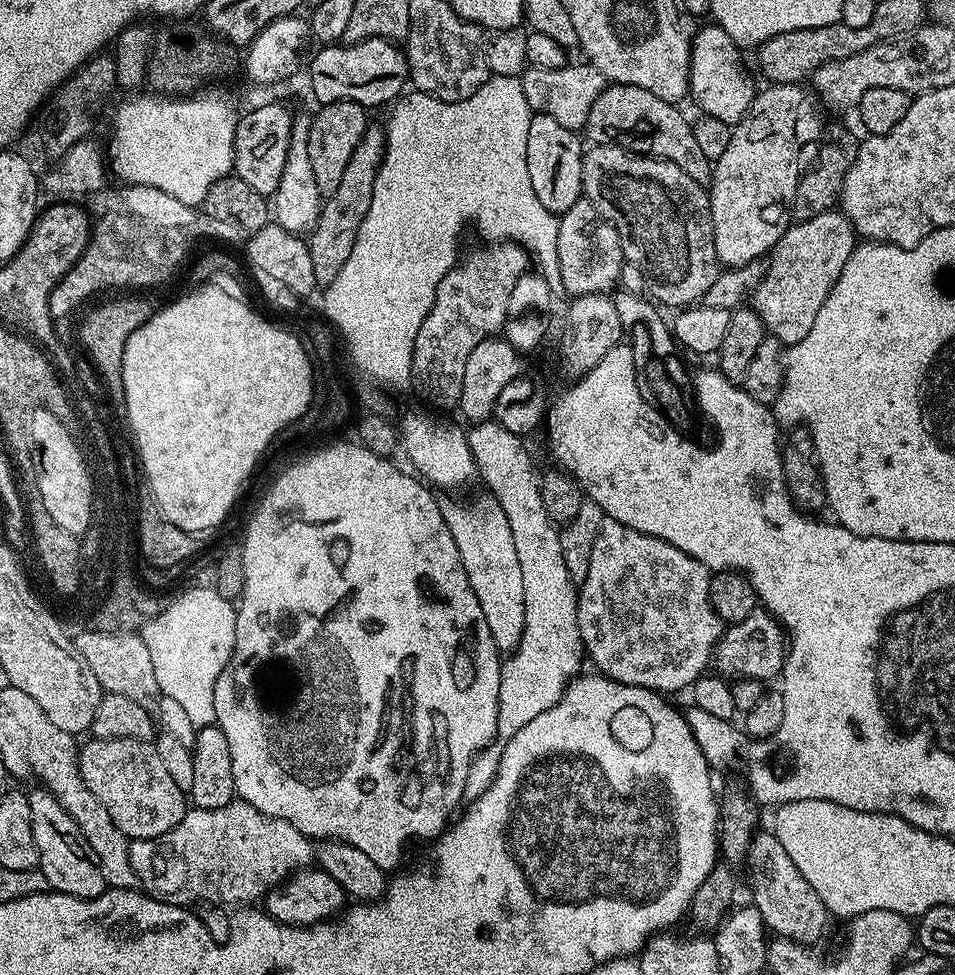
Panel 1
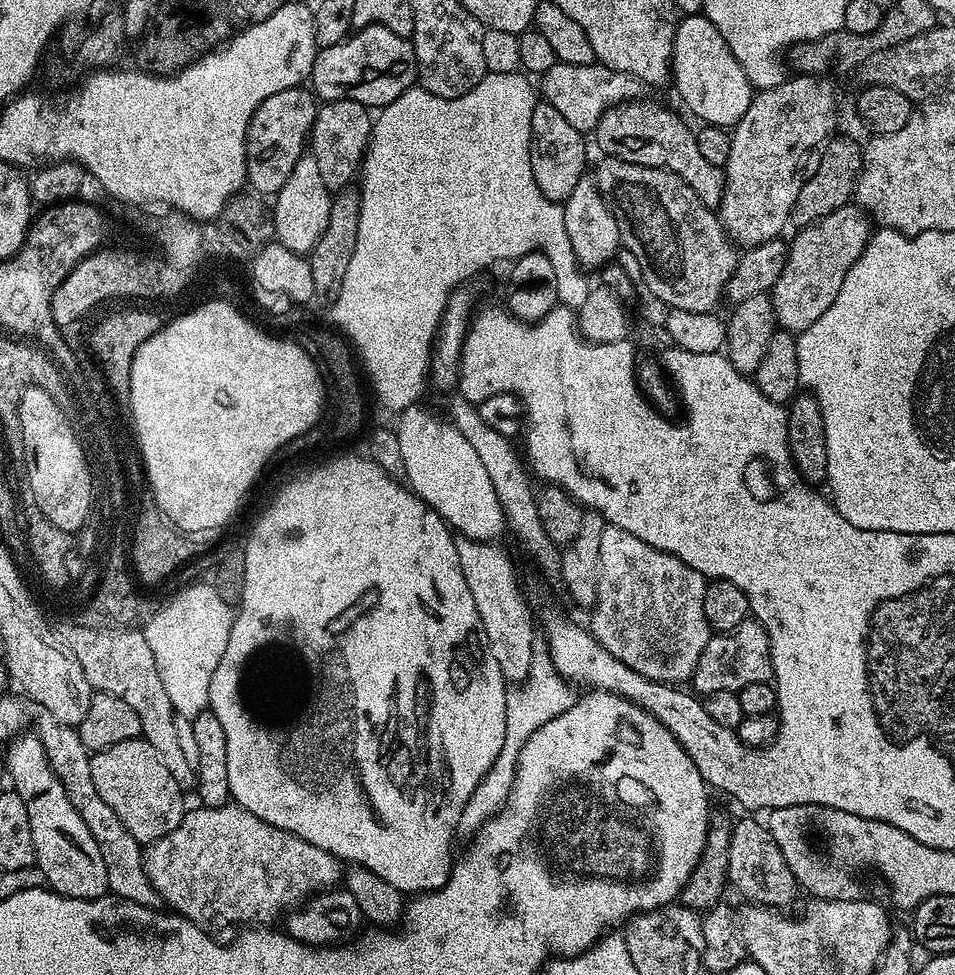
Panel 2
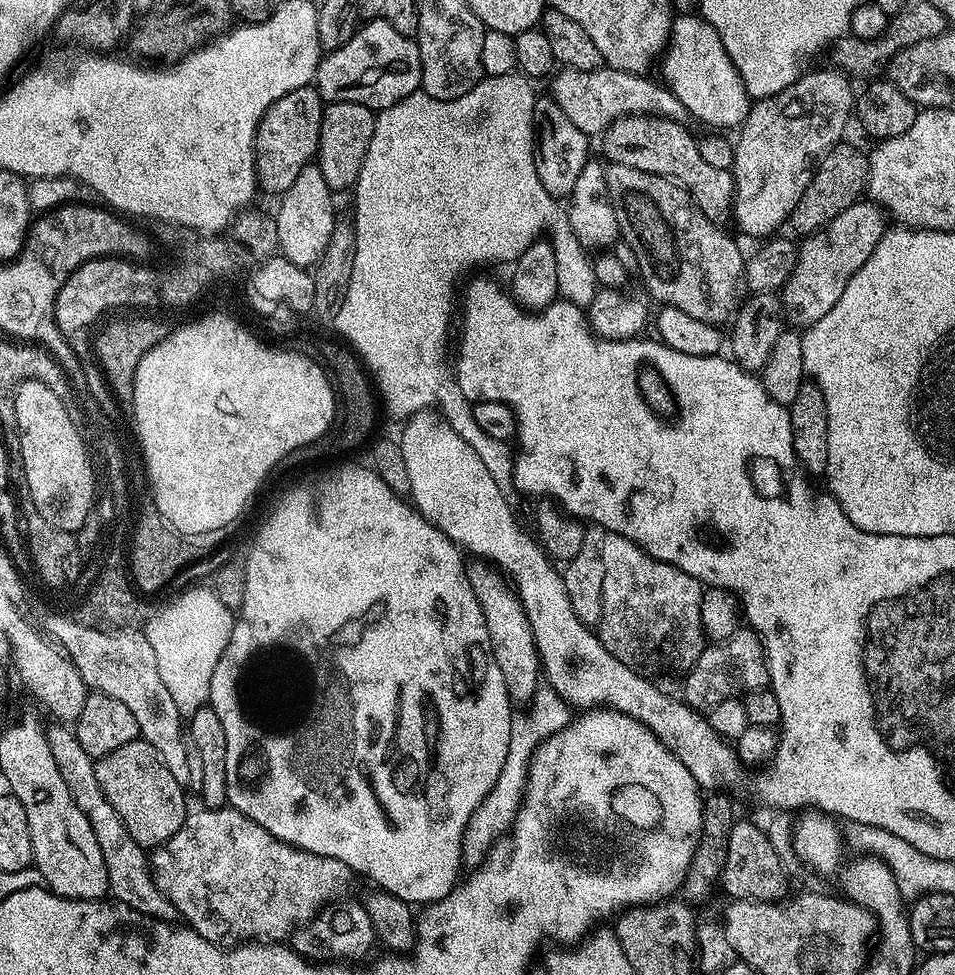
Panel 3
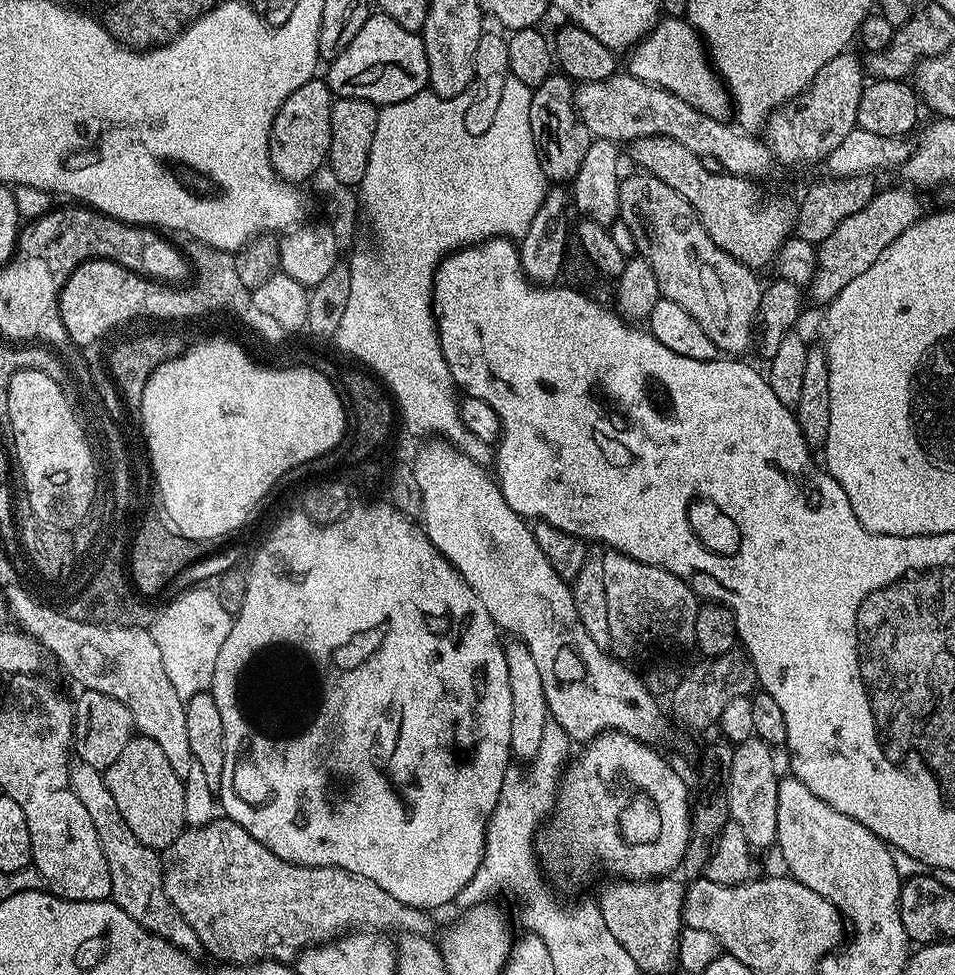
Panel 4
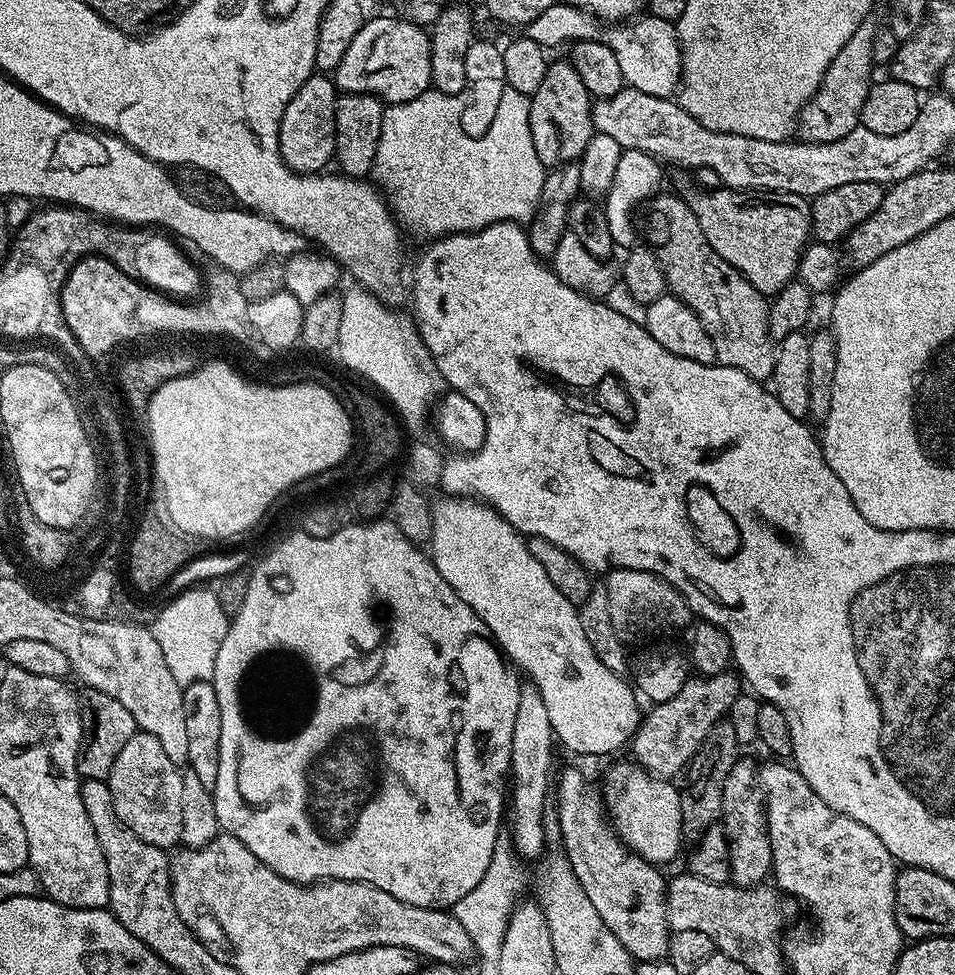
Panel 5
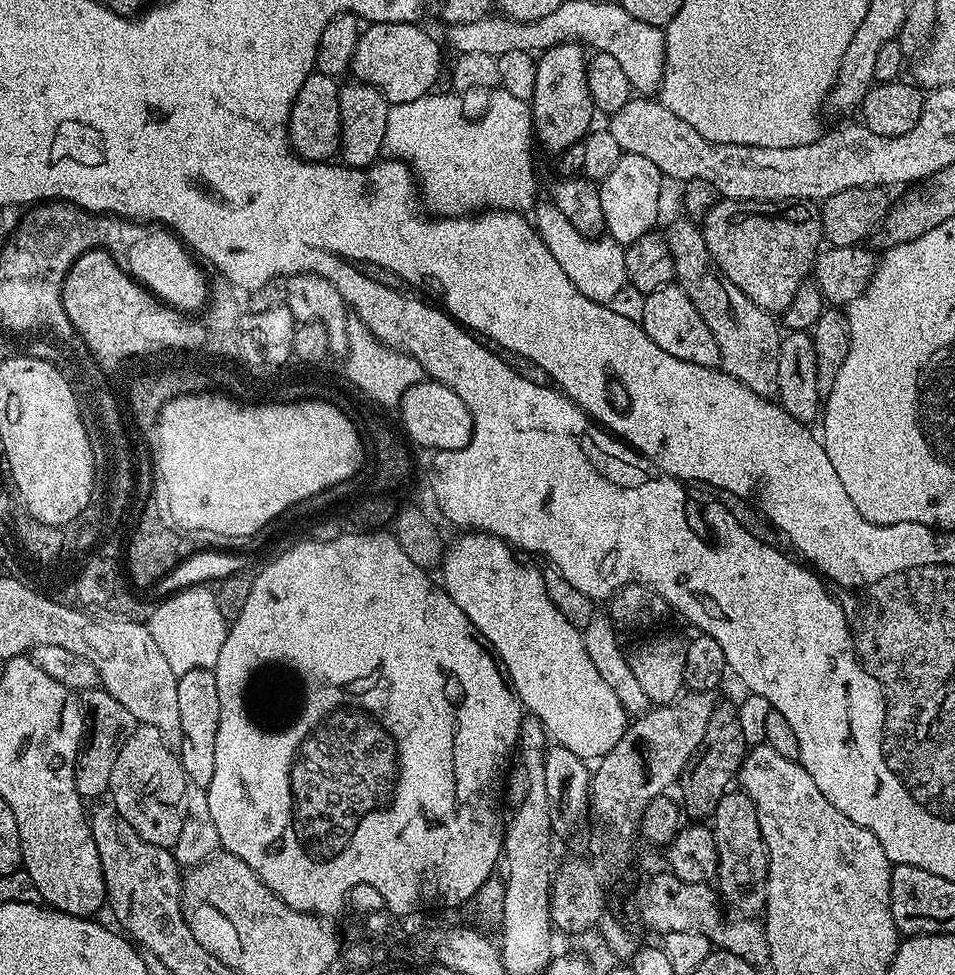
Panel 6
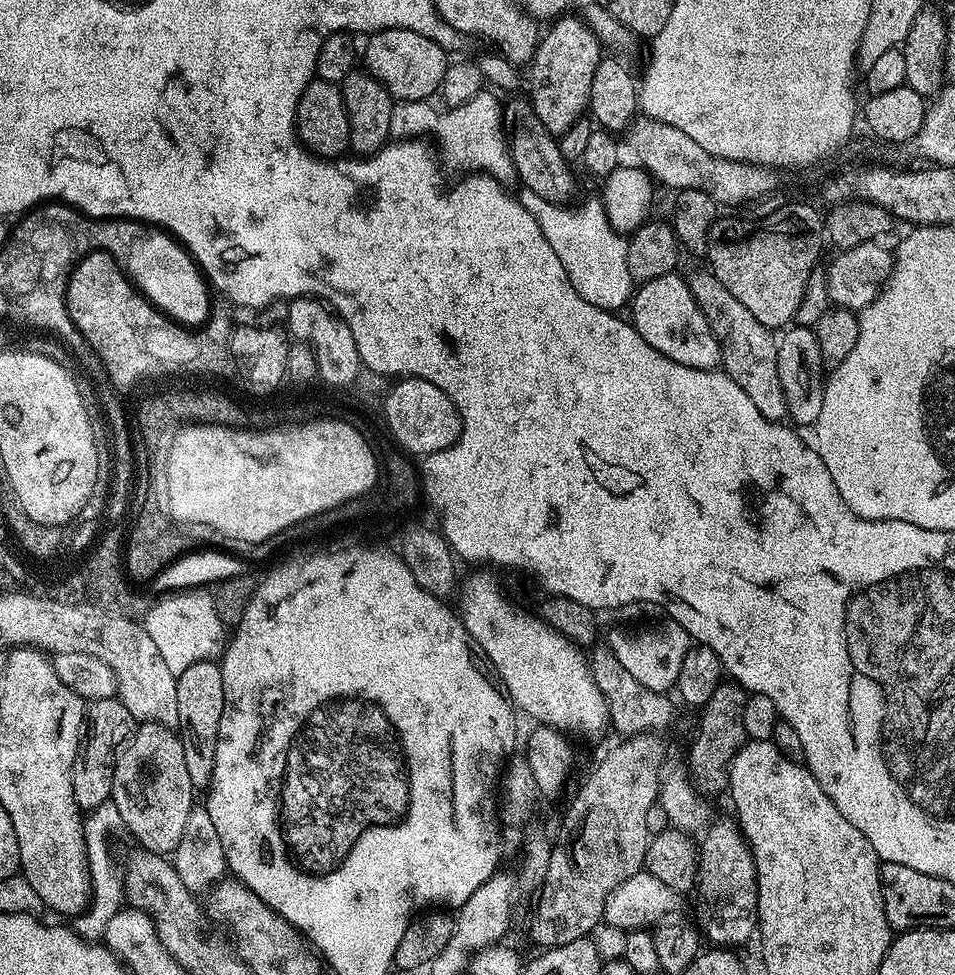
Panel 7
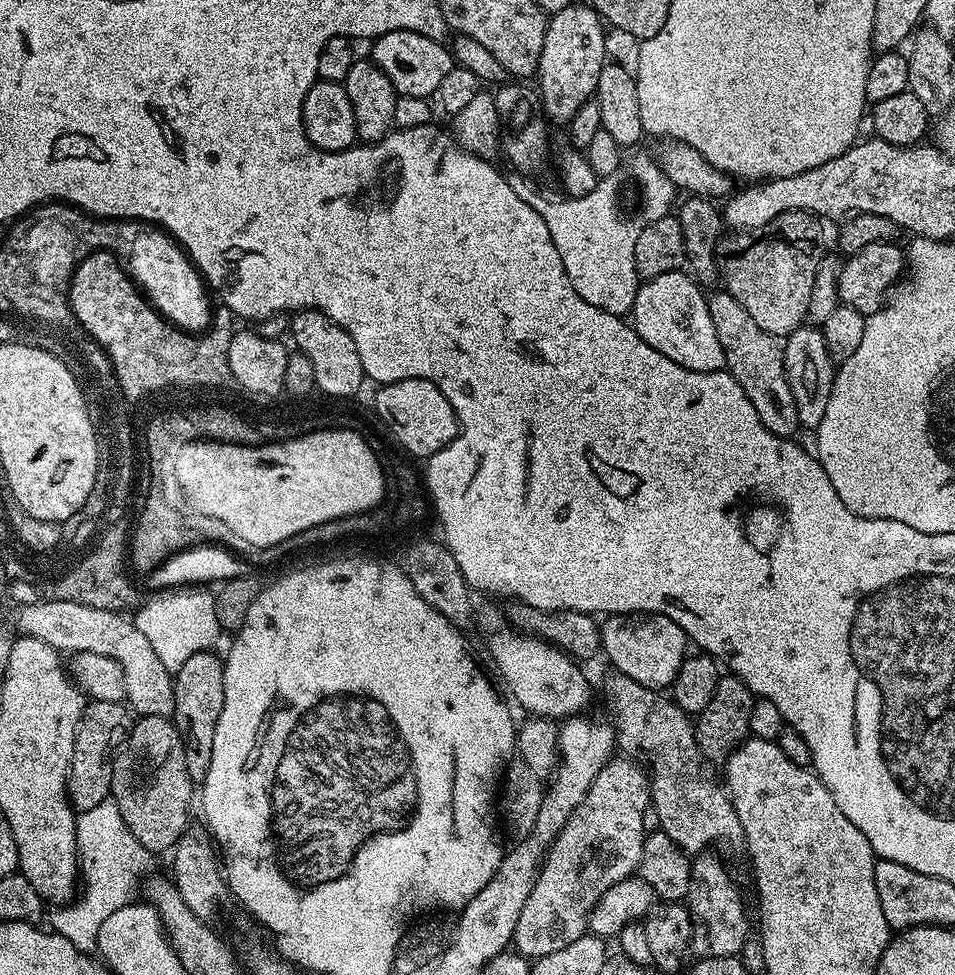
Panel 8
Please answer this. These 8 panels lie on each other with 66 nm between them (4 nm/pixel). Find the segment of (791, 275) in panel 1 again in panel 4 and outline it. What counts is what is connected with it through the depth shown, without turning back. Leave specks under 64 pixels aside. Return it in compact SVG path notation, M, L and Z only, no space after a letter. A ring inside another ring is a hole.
M903 187L877 191L870 202L866 202L866 206L858 210L858 214L850 214L850 218L846 218L846 222L842 222L838 230L830 234L830 238L818 245L816 270L810 291L821 306L831 304L835 296L842 294L842 290L846 290L846 286L850 286L850 282L858 278L858 274L863 274L865 270L870 270L870 266L874 266L878 254L882 254L882 250L886 250L886 246L894 242L894 238L906 234L906 230L910 230L910 226L921 219L920 200L916 197L919 195L911 187Z

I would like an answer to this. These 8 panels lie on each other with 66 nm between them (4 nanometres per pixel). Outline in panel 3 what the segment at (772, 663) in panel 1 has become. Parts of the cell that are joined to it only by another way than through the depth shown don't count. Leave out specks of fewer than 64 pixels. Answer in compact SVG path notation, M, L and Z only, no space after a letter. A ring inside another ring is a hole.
M751 630L735 632L728 640L709 643L694 666L687 669L684 678L682 699L693 710L707 710L718 706L718 702L723 700L743 698L759 688L769 687L770 673L764 658L764 645Z

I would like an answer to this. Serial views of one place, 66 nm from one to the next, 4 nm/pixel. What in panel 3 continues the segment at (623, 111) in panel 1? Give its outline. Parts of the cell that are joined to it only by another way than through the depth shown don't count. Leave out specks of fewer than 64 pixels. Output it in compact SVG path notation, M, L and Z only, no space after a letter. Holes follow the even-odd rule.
M624 116L616 120L602 133L604 140L604 152L611 163L622 166L634 166L634 170L646 170L646 174L658 174L662 178L672 180L681 188L686 189L688 197L696 203L698 210L706 219L720 222L724 215L731 213L734 208L736 194L736 182L732 179L732 173L726 169L708 166L705 159L699 154L697 137L692 137L684 129L685 125L677 120L667 120L664 116Z

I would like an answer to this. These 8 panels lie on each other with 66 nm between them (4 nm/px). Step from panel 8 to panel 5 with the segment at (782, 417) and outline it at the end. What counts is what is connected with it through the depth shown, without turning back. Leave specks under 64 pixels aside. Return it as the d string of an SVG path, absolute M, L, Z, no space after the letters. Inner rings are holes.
M656 194L652 196L647 205L648 217L644 224L648 227L648 240L653 252L655 252L658 262L664 271L664 282L667 291L678 297L706 326L706 334L710 334L710 342L714 342L714 354L716 363L722 366L730 366L742 370L742 374L750 374L750 378L761 382L771 381L774 370L774 341L768 332L768 310L770 307L769 297L763 296L730 262L718 258L706 242L706 234L702 234L702 226L698 226L698 217L693 214L692 207L683 198L676 196L662 196Z

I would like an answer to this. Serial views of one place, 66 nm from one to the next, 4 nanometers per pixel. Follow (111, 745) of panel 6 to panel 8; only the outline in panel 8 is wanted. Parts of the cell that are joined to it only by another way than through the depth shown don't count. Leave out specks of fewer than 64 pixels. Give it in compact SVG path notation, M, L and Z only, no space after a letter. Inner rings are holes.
M93 700L85 703L76 728L72 765L68 771L68 800L77 813L94 810L98 802L109 799L116 757L128 741L133 723L133 713L121 702Z

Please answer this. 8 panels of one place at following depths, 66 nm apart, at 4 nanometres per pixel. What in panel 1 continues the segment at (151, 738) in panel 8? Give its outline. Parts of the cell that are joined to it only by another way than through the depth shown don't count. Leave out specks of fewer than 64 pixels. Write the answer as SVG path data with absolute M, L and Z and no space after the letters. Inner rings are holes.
M114 738L113 740L89 739L89 744L79 749L82 782L90 786L90 794L106 806L114 826L122 830L129 841L159 840L162 834L174 830L182 822L186 811L186 793L170 779L162 767L152 740Z

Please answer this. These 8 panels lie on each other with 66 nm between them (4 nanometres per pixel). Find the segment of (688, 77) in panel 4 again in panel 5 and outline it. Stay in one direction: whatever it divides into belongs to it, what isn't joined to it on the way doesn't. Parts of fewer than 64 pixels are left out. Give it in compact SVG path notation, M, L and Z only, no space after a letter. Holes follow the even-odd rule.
M554 2L550 6L550 10L538 14L538 18L534 18L534 22L526 25L526 36L533 39L534 42L538 42L545 50L560 48L563 44L571 46L577 44L579 40L599 39L606 46L610 46L610 50L614 50L614 54L618 57L618 66L622 66L622 74L627 87L642 90L642 94L666 97L671 97L677 91L678 85L681 83L680 43L676 37L678 28L673 21L663 20L651 14L644 14L627 22L613 23L611 26L605 27L608 29L604 33L600 33L600 28L602 28L601 21L586 10L582 10L578 6L570 6L567 2Z

